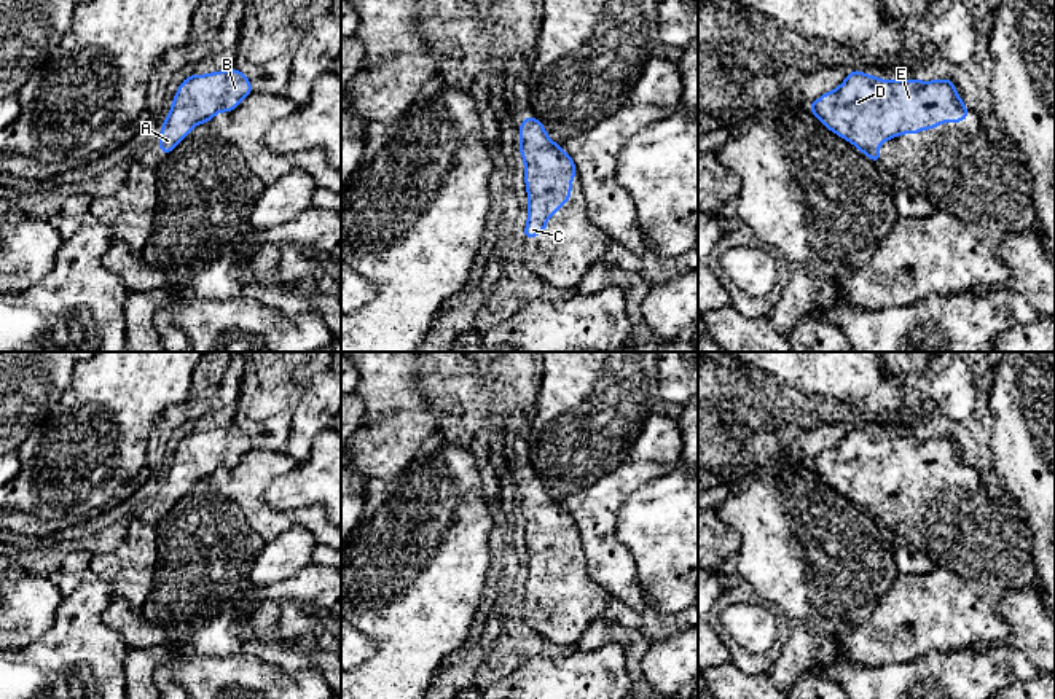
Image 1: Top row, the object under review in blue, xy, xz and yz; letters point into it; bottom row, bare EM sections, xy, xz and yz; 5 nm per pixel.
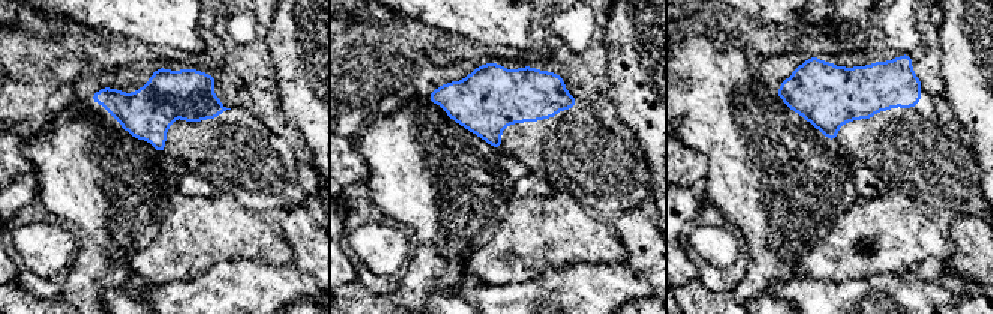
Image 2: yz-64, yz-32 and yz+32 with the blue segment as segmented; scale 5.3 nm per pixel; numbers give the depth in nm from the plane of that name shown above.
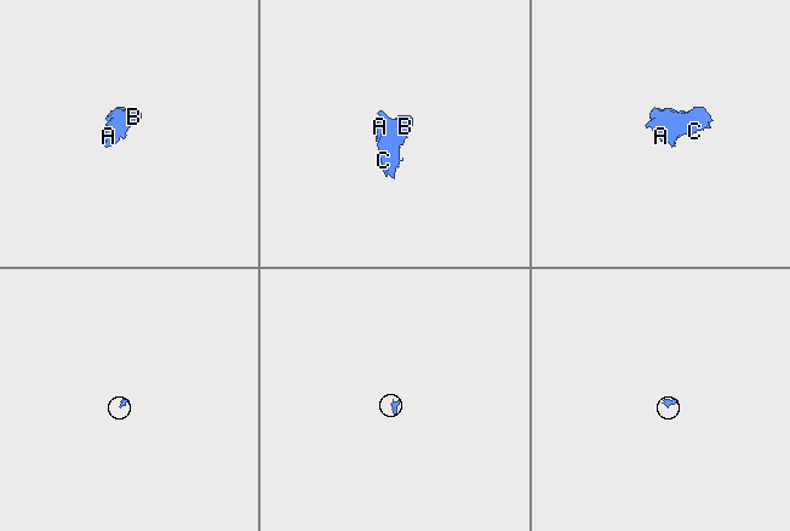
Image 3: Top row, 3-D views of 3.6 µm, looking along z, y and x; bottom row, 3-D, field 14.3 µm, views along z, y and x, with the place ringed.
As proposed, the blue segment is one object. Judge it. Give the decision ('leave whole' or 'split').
leave whole

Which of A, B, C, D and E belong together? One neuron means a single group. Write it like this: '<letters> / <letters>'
A B C D E

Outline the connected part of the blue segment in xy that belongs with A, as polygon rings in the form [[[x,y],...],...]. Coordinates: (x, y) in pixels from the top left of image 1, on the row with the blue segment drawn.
[[[237,68],[186,76],[174,96],[156,146],[169,154],[194,126],[209,123],[218,111],[231,113],[252,92],[250,80]]]

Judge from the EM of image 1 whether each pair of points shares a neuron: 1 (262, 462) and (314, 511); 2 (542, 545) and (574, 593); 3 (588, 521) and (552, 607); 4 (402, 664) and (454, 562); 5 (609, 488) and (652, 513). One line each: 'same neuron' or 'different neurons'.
1: same neuron
2: same neuron
3: different neurons
4: same neuron
5: different neurons

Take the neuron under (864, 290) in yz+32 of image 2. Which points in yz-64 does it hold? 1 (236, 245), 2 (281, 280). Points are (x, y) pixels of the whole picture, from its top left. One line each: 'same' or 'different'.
1: different
2: same

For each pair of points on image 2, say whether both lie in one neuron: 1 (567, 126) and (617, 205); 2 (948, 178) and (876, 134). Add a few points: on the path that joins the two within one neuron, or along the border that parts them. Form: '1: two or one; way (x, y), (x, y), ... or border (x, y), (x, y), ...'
1: one; way (567, 146), (567, 155), (597, 185)
2: one; way (930, 178), (894, 144)

